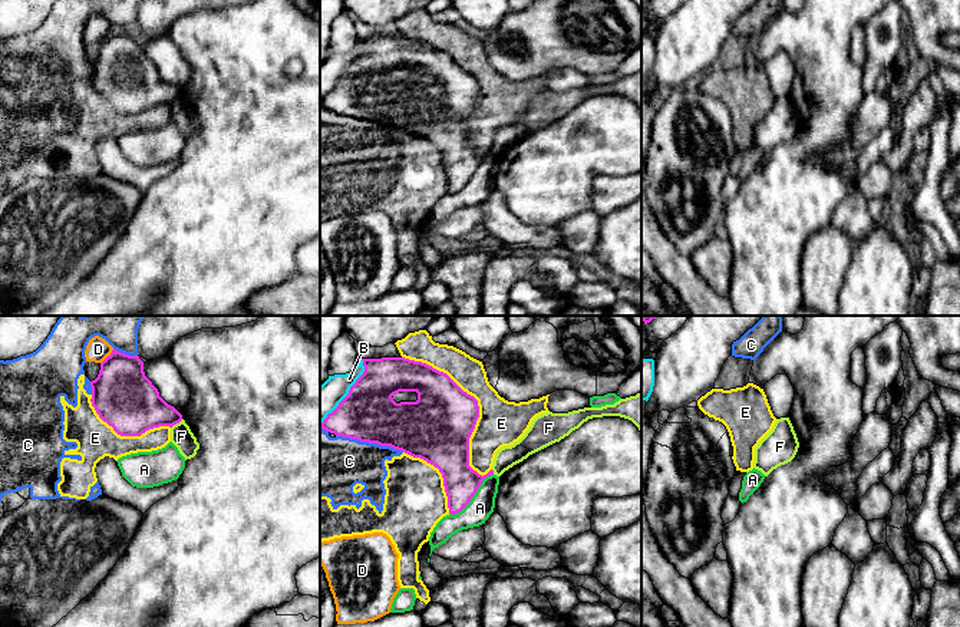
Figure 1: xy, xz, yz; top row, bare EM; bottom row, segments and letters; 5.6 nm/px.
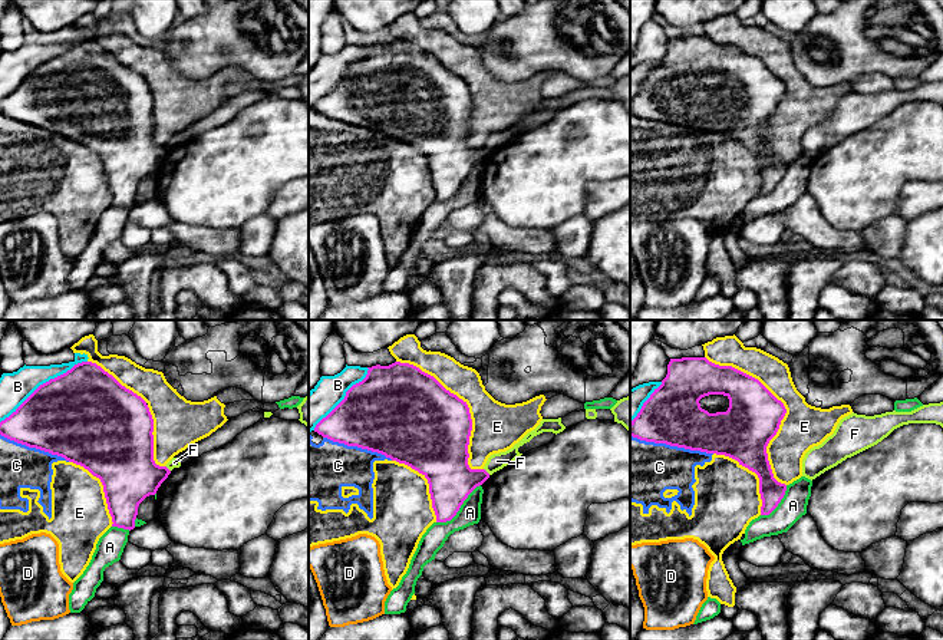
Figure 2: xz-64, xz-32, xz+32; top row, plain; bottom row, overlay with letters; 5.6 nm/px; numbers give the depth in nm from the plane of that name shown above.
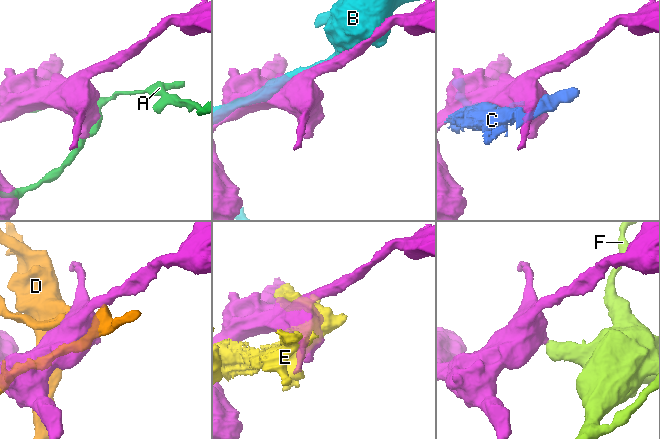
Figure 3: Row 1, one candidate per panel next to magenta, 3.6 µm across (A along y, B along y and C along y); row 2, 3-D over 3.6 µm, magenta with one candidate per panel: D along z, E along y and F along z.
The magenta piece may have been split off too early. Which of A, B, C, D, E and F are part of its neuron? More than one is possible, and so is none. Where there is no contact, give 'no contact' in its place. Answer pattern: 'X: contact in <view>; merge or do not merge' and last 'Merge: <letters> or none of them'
A: contact in xz; do not merge
B: contact in xz; do not merge
C: contact in xz; do not merge
D: contact in xy; do not merge
E: contact in xz; do not merge
F: contact in xy; do not merge
Merge: none of them

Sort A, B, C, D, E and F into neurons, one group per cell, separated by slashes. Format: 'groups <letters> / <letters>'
groups A / B / C E / D / F

